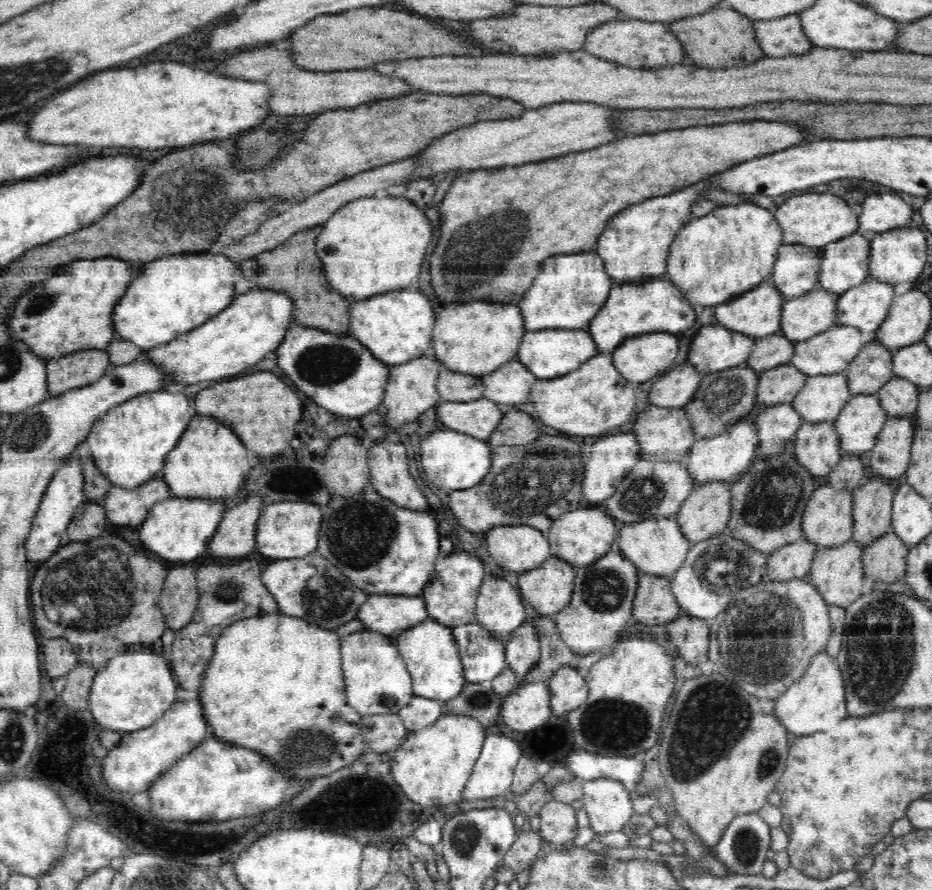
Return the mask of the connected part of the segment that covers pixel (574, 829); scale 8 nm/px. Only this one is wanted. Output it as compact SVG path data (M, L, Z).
M556 800L547 802L539 816L541 825L538 834L543 840L556 845L564 845L572 843L579 834L577 811L570 803Z

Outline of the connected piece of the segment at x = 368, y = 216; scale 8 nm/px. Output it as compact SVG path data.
M378 194L339 208L323 225L315 249L329 288L356 301L406 288L418 280L430 240L432 224L415 203L404 197Z

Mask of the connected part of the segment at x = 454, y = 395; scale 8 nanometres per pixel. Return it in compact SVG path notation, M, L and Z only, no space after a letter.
M441 365L436 390L440 402L466 402L484 397L485 388L481 377L454 372Z

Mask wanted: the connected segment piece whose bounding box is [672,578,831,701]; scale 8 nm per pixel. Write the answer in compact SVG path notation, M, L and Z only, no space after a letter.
M808 578L759 582L739 593L718 618L722 620L706 620L710 624L708 662L704 661L698 666L692 666L680 656L676 659L672 658L674 676L678 678L676 690L684 680L690 680L692 676L720 672L722 676L726 676L728 680L732 680L734 684L746 690L746 693L758 696L760 699L774 701L806 672L815 654L825 651L831 636L829 605Z

